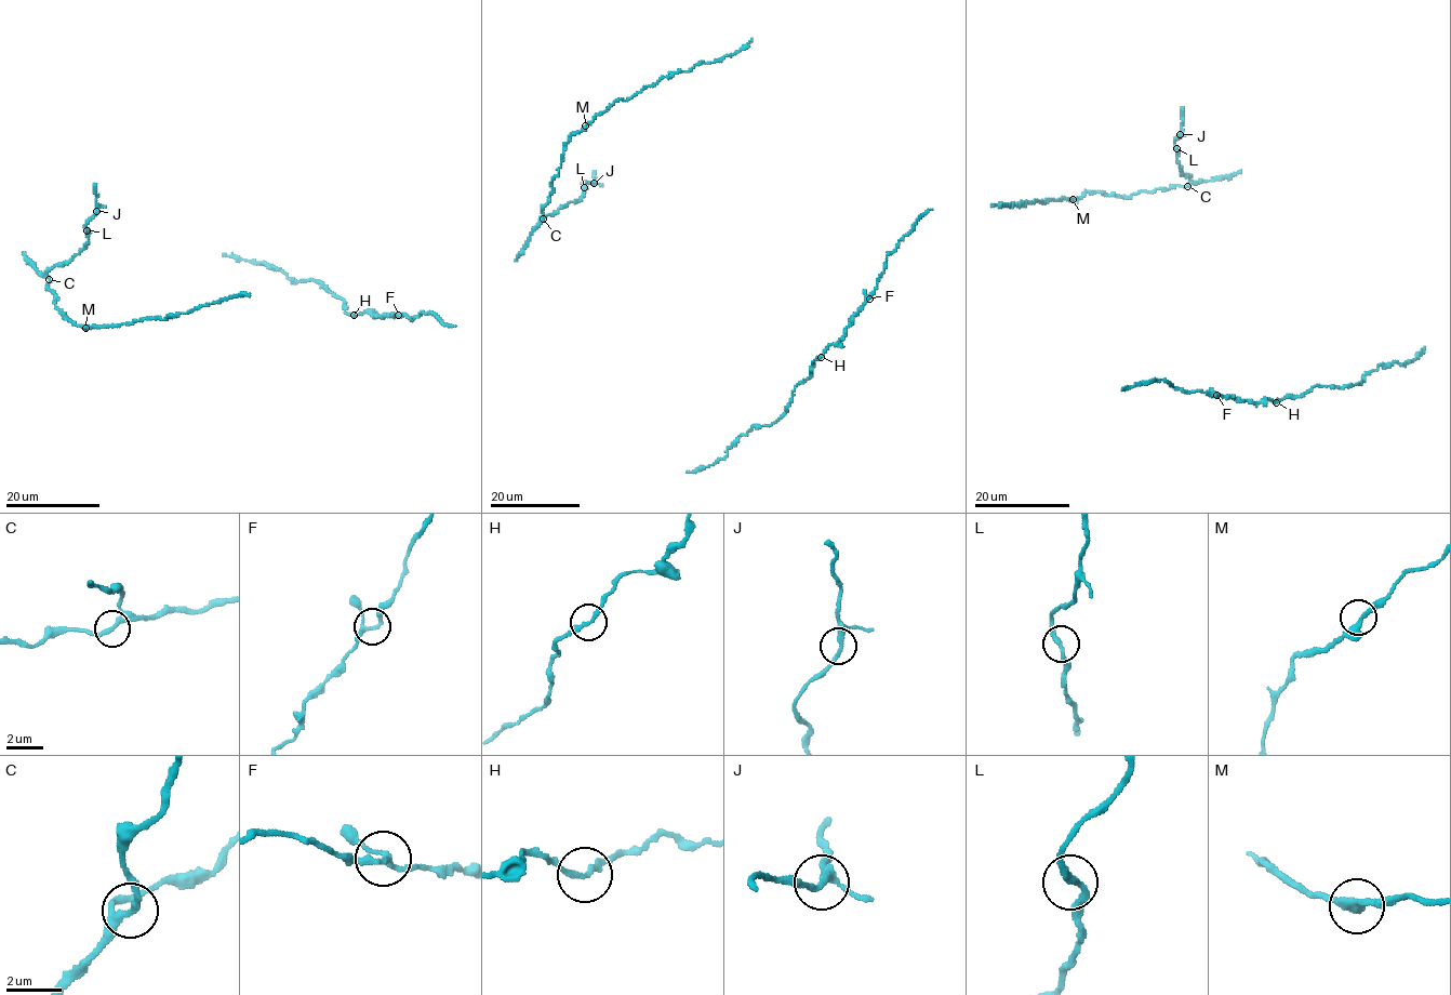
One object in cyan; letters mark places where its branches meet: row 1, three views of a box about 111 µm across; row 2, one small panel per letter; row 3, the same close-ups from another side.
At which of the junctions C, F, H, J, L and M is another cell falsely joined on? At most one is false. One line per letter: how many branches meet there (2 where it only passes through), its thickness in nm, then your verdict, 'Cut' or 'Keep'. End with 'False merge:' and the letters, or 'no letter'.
C: Branches: 3. Thickness 200 nm. Keep
F: Branches: 3. Thickness 190 nm. Keep
H: Branches: 2. Thickness 200 nm. Keep
J: Branches: 3. Thickness 200 nm. Keep
L: Branches: 2. Thickness 240 nm. Keep
M: Branches: 3. Thickness 240 nm. Keep
False merge: no letter

